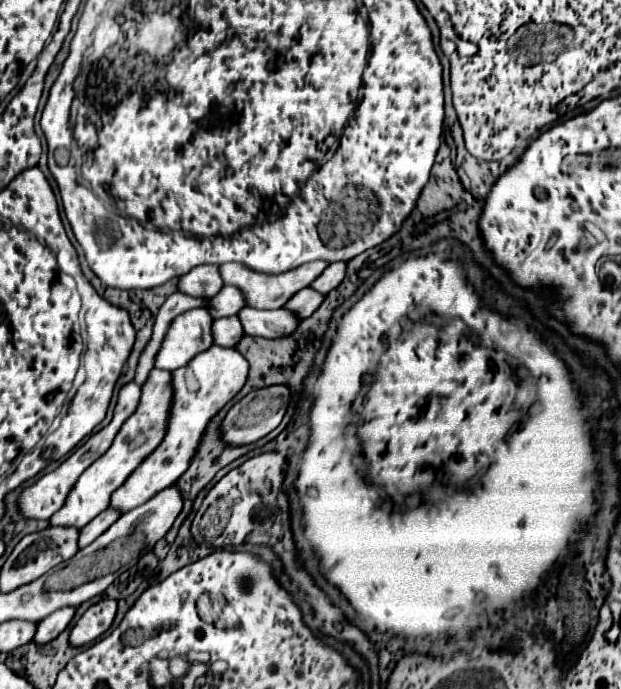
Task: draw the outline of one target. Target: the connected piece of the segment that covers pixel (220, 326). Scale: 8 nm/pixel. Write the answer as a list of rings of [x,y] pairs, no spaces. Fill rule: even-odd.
[[[238,316],[214,320],[212,336],[214,336],[214,344],[218,344],[218,346],[226,346],[226,348],[236,346],[240,342],[240,338],[244,336],[244,330],[242,330]]]

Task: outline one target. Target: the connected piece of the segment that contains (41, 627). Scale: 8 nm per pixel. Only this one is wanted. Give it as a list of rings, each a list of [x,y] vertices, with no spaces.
[[[62,608],[56,610],[54,614],[50,614],[48,618],[44,618],[38,626],[36,626],[36,636],[32,638],[34,644],[48,644],[52,642],[72,620],[76,608]]]

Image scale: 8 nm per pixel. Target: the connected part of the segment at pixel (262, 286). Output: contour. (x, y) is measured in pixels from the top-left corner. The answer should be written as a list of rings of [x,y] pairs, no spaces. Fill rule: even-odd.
[[[322,260],[320,262],[308,262],[300,268],[284,272],[280,276],[268,276],[268,274],[260,274],[260,272],[250,270],[250,268],[244,268],[242,264],[222,264],[220,276],[222,276],[224,284],[232,284],[232,286],[242,290],[246,306],[252,306],[258,310],[276,310],[276,308],[282,308],[298,290],[308,288],[324,272],[326,266],[328,266],[328,262],[322,262]]]

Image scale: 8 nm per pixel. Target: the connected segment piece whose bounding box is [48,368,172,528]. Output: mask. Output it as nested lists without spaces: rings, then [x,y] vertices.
[[[154,368],[142,386],[142,396],[140,396],[140,404],[136,406],[136,412],[132,416],[128,416],[128,420],[122,424],[122,428],[116,434],[116,440],[112,442],[108,452],[104,452],[104,456],[100,456],[100,460],[96,460],[96,464],[88,466],[88,470],[82,472],[80,480],[76,480],[72,492],[68,494],[68,500],[64,502],[64,506],[50,516],[50,520],[48,520],[50,526],[84,528],[84,524],[88,524],[96,514],[100,514],[102,510],[108,508],[110,494],[118,486],[122,486],[124,480],[132,474],[132,470],[148,456],[148,452],[152,452],[152,448],[156,448],[160,444],[160,438],[166,432],[166,416],[168,416],[168,408],[170,408],[168,406],[170,396],[172,396],[170,372]]]

